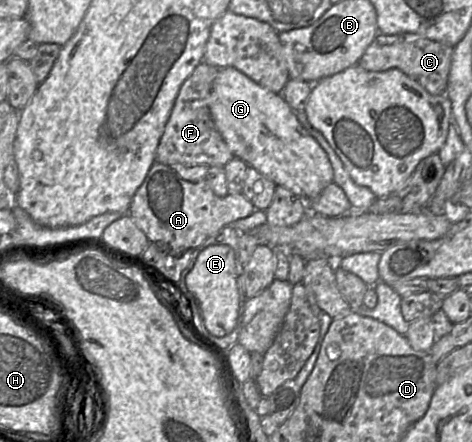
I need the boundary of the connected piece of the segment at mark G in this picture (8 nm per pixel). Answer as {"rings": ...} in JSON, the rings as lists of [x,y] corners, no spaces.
{"rings":[[[234,67],[219,68],[209,97],[214,125],[234,157],[304,201],[317,198],[334,180],[327,153],[301,125],[282,94],[255,83]]]}

